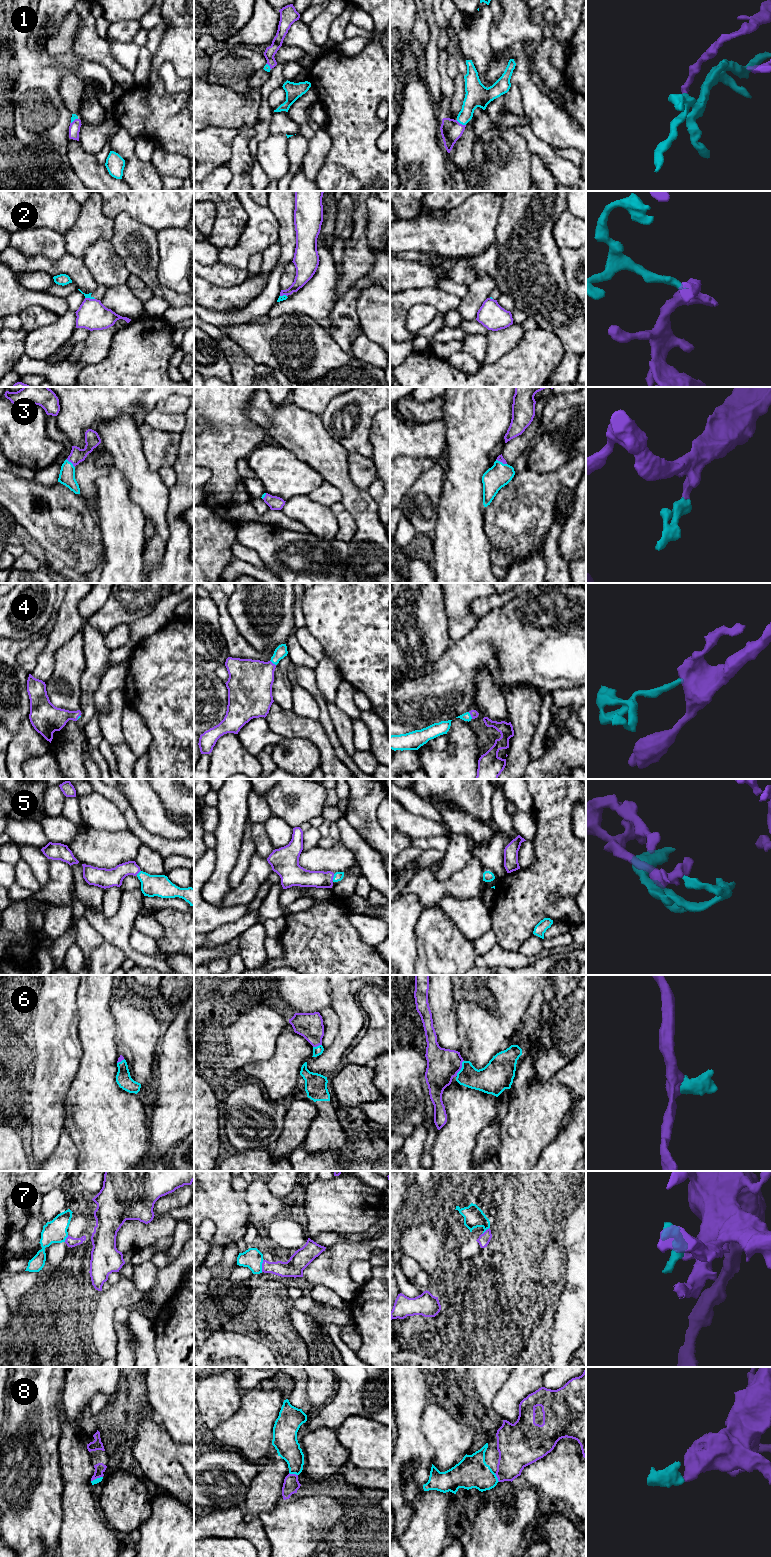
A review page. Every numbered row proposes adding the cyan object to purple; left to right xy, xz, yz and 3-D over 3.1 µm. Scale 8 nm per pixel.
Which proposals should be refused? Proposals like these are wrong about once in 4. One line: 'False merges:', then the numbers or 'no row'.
False merges: 2

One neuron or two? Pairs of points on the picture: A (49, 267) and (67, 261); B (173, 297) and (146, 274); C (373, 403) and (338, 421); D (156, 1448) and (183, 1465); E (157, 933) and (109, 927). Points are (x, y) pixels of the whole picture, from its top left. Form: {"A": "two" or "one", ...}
{"A": "one", "B": "one", "C": "one", "D": "one", "E": "two"}

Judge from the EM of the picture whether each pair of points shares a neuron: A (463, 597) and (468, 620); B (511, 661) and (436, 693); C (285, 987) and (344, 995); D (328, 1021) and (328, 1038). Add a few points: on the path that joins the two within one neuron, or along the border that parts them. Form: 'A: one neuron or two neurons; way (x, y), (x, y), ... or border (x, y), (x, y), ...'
A: one neuron; way (463, 603), (463, 614)
B: one neuron; way (492, 649), (480, 649), (455, 674)
C: two neurons; border (328, 985), (330, 1005)
D: one neuron; way (328, 1025), (328, 1034)

